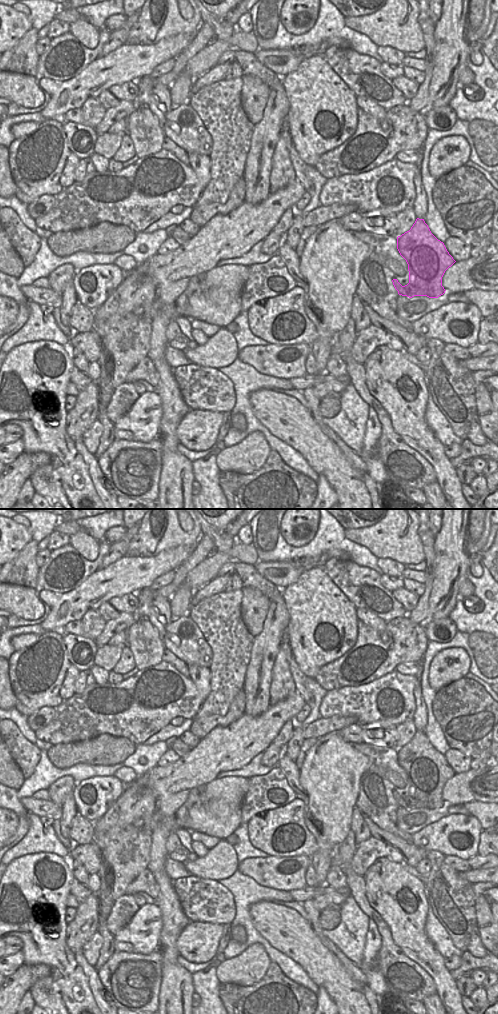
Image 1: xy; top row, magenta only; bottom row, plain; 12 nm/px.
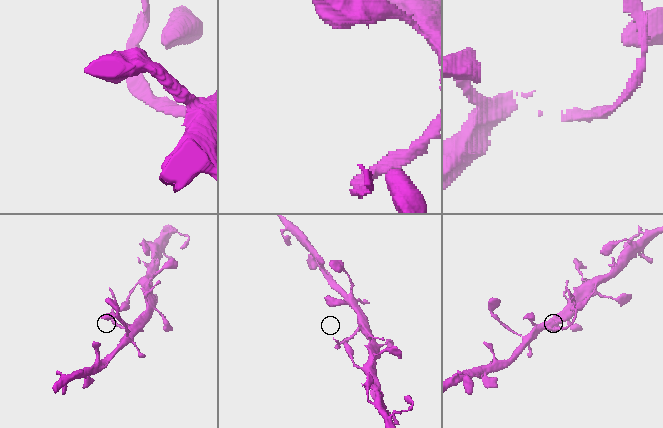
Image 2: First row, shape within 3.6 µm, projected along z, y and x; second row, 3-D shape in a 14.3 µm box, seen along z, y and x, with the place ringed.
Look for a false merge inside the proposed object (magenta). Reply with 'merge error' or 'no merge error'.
merge error

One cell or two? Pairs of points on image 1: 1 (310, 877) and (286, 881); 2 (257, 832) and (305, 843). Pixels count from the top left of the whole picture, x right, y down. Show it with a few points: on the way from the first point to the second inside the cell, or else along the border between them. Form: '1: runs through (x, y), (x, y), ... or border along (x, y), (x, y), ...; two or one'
1: border along (309, 865), (305, 873), (305, 886); two
2: runs through (269, 844), (279, 853), (293, 848); one

